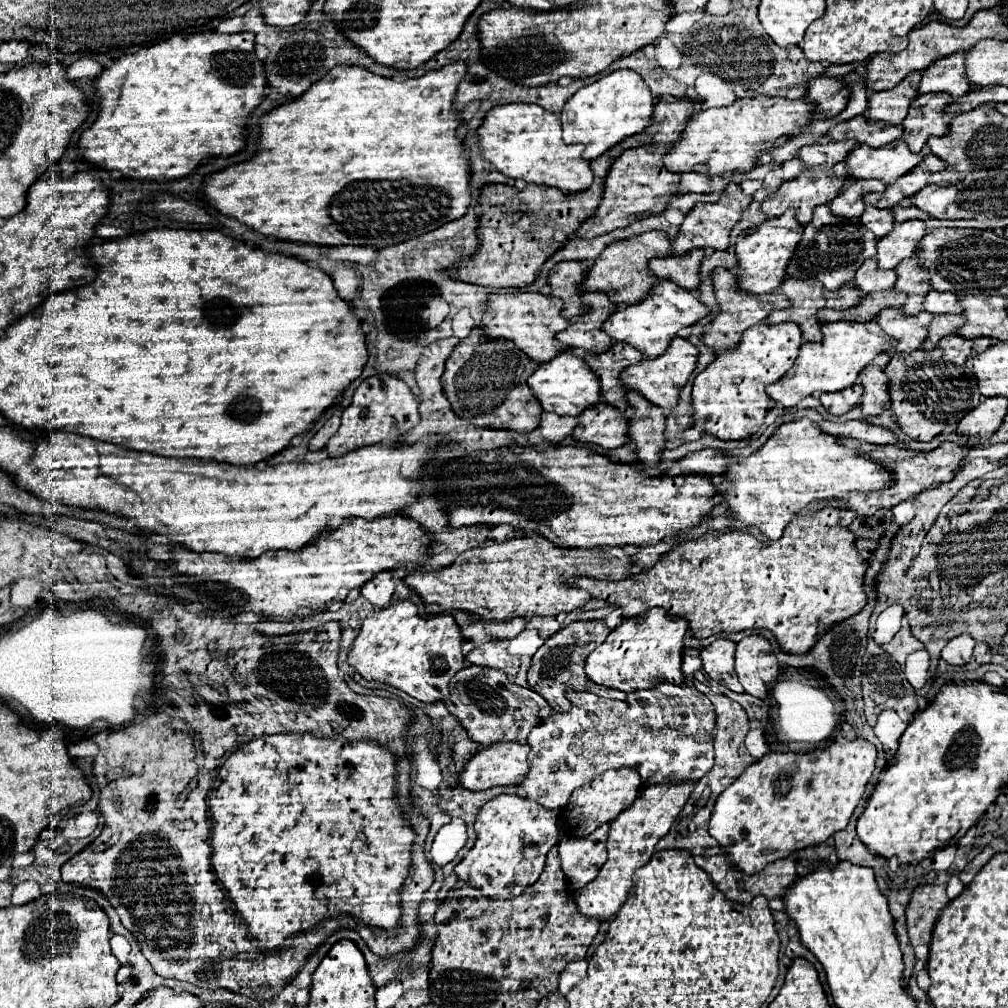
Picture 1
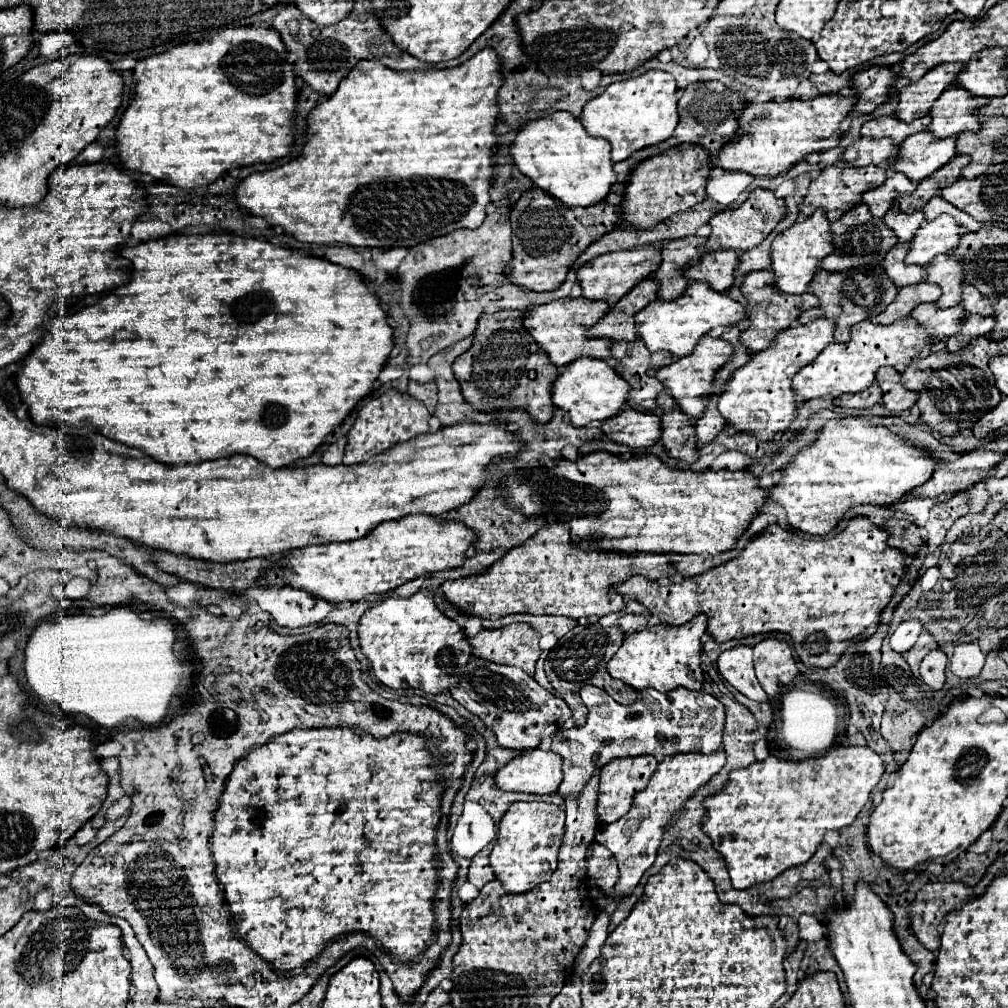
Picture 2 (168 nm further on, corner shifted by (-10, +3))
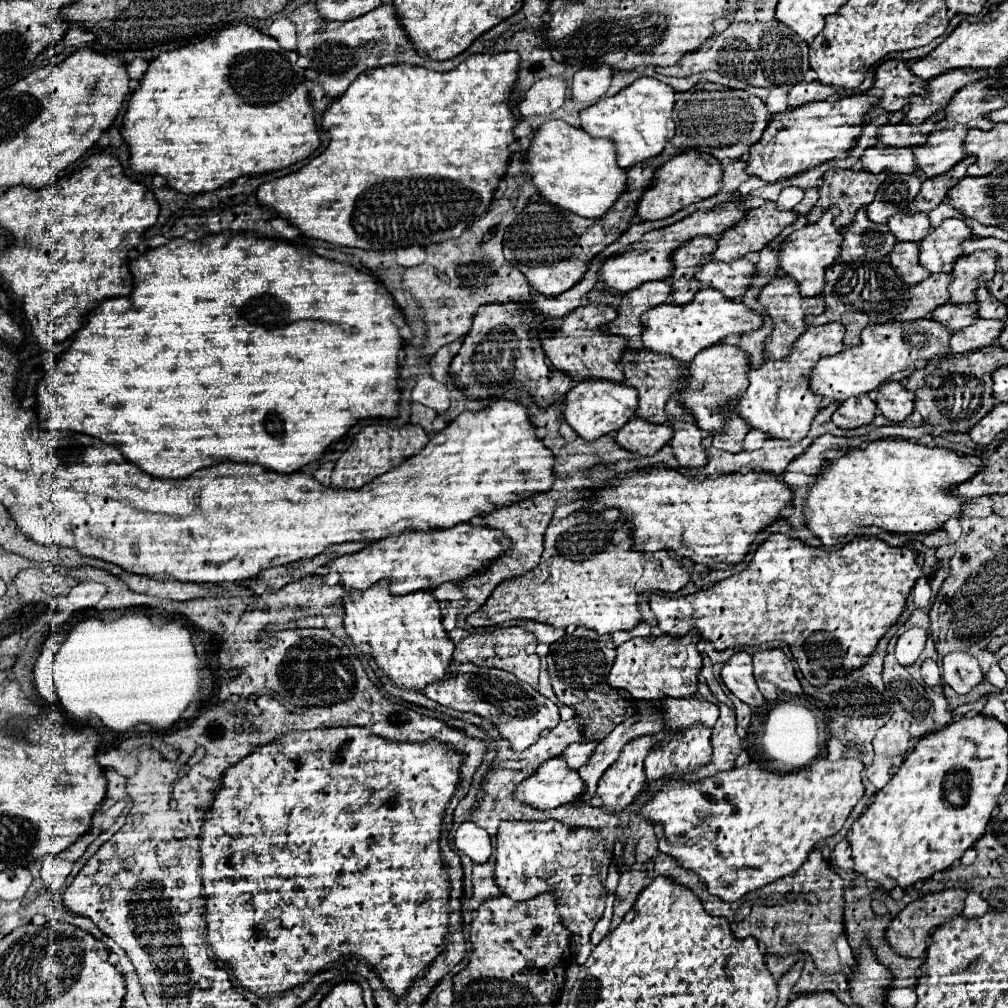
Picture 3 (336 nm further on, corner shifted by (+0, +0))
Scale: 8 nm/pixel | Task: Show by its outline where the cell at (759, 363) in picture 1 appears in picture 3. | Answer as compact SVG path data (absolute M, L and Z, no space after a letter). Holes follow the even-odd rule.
M828 323L818 327L806 327L804 335L800 335L788 357L780 361L764 361L758 369L748 371L748 389L738 399L736 409L740 419L744 419L752 429L758 429L774 439L786 439L792 443L798 443L806 437L810 423L814 415L822 407L822 399L818 395L812 395L808 389L808 371L816 365L818 359L836 355L844 349L842 343L844 337L844 325L840 323Z

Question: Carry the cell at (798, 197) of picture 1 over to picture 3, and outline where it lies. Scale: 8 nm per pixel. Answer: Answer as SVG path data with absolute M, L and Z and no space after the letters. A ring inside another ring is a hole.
M830 169L822 177L822 187L818 189L820 199L818 203L808 211L806 219L816 221L820 215L836 205L840 207L840 215L836 217L834 225L840 229L848 223L852 223L854 213L872 203L876 189L886 179L886 175L874 175L870 171L852 171L852 169Z

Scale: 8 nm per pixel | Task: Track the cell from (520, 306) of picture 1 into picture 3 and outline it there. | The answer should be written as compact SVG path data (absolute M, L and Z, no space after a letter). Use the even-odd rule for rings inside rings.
M584 305L568 315L562 317L562 327L556 331L540 331L540 341L542 349L552 361L556 369L566 373L572 381L584 379L584 377L598 377L598 379L608 379L608 381L622 381L622 371L618 369L620 355L626 347L626 339L623 337L602 333L600 327L616 317L616 309L608 305Z

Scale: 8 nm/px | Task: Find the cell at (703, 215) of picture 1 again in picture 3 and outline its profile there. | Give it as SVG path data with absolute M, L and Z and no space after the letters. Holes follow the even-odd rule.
M774 203L750 209L742 221L734 227L728 227L718 237L718 247L712 253L712 259L732 261L748 251L760 251L766 243L770 243L786 225L796 221L794 211L780 211Z

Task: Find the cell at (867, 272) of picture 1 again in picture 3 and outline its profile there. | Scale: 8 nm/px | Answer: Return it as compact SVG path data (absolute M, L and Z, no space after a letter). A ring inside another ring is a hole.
M896 243L892 253L886 257L886 261L908 285L916 285L928 279L930 275L928 271L924 271L924 267L916 263L916 255L918 255L918 243Z

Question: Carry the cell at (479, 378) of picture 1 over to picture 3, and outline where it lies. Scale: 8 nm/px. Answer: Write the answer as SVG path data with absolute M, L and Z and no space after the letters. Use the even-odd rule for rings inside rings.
M492 303L480 307L458 355L450 363L452 381L466 397L498 399L504 391L526 389L540 409L550 407L572 387L572 379L556 371L550 361L546 365L546 355L536 333L538 315L530 307L518 303Z

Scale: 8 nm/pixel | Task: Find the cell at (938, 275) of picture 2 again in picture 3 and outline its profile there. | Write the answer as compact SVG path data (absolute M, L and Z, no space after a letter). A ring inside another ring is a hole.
M976 251L972 255L962 255L956 259L952 269L950 303L972 303L978 285L992 279L996 273L996 255L994 251Z

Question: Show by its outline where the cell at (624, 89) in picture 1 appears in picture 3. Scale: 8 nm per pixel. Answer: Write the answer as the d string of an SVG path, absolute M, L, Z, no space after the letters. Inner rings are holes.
M640 77L632 85L624 87L614 97L602 97L598 103L580 111L582 129L592 137L606 137L616 147L616 161L620 167L630 167L638 161L658 155L664 145L674 137L674 89L666 83Z

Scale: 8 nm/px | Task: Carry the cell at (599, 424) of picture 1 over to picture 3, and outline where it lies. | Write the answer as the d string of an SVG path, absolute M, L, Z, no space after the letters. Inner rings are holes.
M634 417L626 425L622 425L612 437L626 451L654 455L664 443L668 443L668 439L672 439L672 427L666 423L656 425L640 417Z

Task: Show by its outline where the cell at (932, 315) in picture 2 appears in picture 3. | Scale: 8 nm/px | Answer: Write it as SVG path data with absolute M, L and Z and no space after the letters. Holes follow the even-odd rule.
M966 303L966 305L940 305L938 309L934 309L930 313L930 319L944 325L948 331L958 331L964 329L968 325L972 325L972 321L978 317L976 313L976 305L974 303Z

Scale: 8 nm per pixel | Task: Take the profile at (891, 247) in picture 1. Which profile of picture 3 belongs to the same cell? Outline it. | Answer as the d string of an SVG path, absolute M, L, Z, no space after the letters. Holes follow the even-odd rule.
M944 219L940 227L930 229L930 233L918 243L920 265L930 273L950 273L954 261L962 255L960 243L968 237L972 237L972 231L962 219Z

